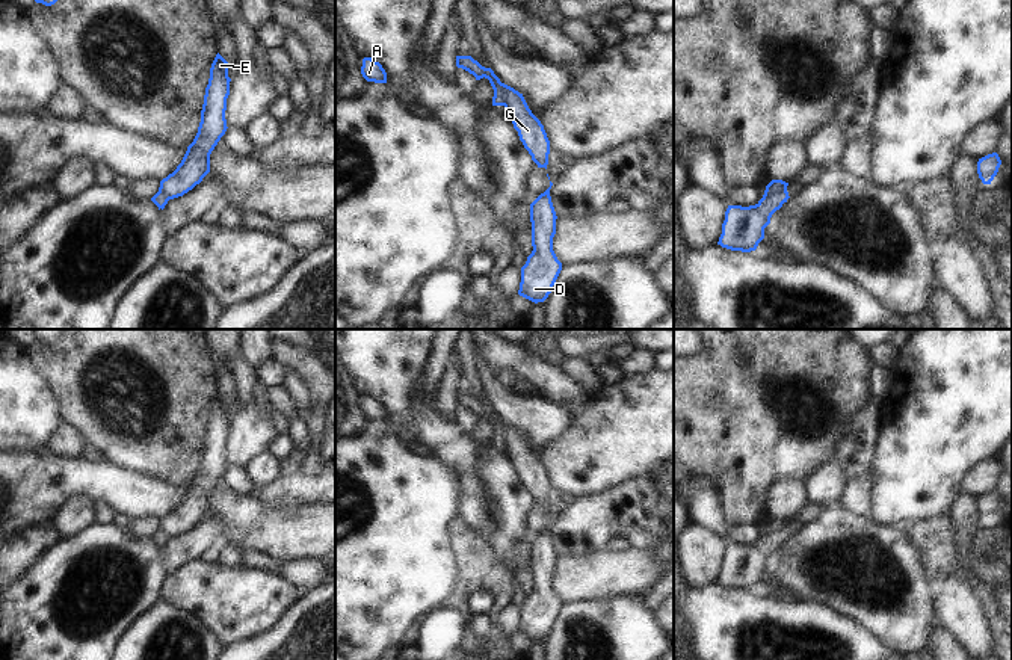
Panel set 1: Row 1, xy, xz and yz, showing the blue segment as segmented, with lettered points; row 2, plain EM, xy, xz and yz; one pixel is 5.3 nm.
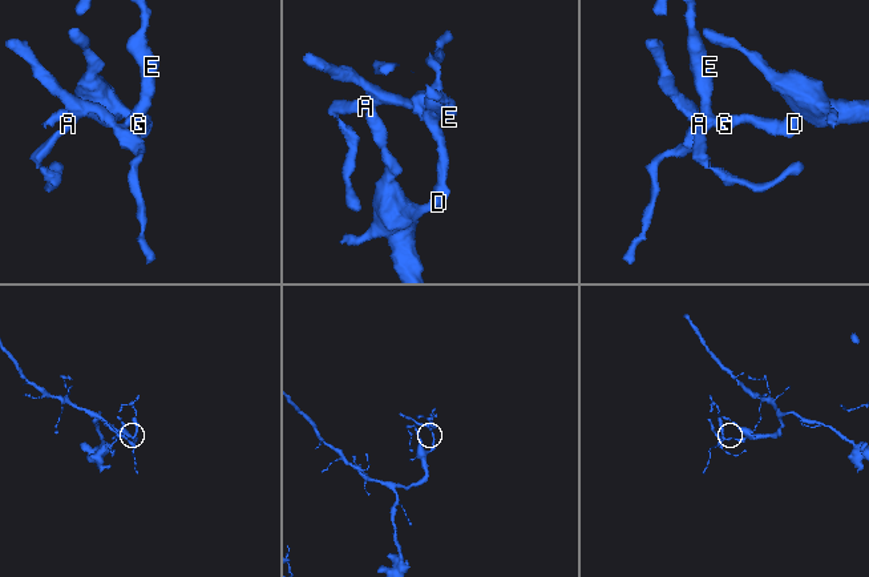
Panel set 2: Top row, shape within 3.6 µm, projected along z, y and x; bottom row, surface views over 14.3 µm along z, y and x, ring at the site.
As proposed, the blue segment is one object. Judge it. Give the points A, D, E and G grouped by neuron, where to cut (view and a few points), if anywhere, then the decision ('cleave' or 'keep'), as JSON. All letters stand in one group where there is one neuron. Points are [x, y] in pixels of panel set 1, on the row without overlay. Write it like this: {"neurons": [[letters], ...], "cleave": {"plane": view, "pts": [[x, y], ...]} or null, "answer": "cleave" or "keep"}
{"neurons": [["A"], ["D", "E", "G"]], "cleave": {"plane": "xz", "pts": [[500, 422], [503, 443]]}, "answer": "cleave"}

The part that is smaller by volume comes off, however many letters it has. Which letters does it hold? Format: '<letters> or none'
A.

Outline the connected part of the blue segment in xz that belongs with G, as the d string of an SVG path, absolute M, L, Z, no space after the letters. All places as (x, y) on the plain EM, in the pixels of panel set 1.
M501 421L500 432L503 435L504 450L518 470L520 479L532 494L538 506L548 503L550 479L541 459L529 447L523 432Z

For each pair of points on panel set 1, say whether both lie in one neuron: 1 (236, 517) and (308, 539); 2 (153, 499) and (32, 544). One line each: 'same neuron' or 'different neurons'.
1: same neuron
2: different neurons

